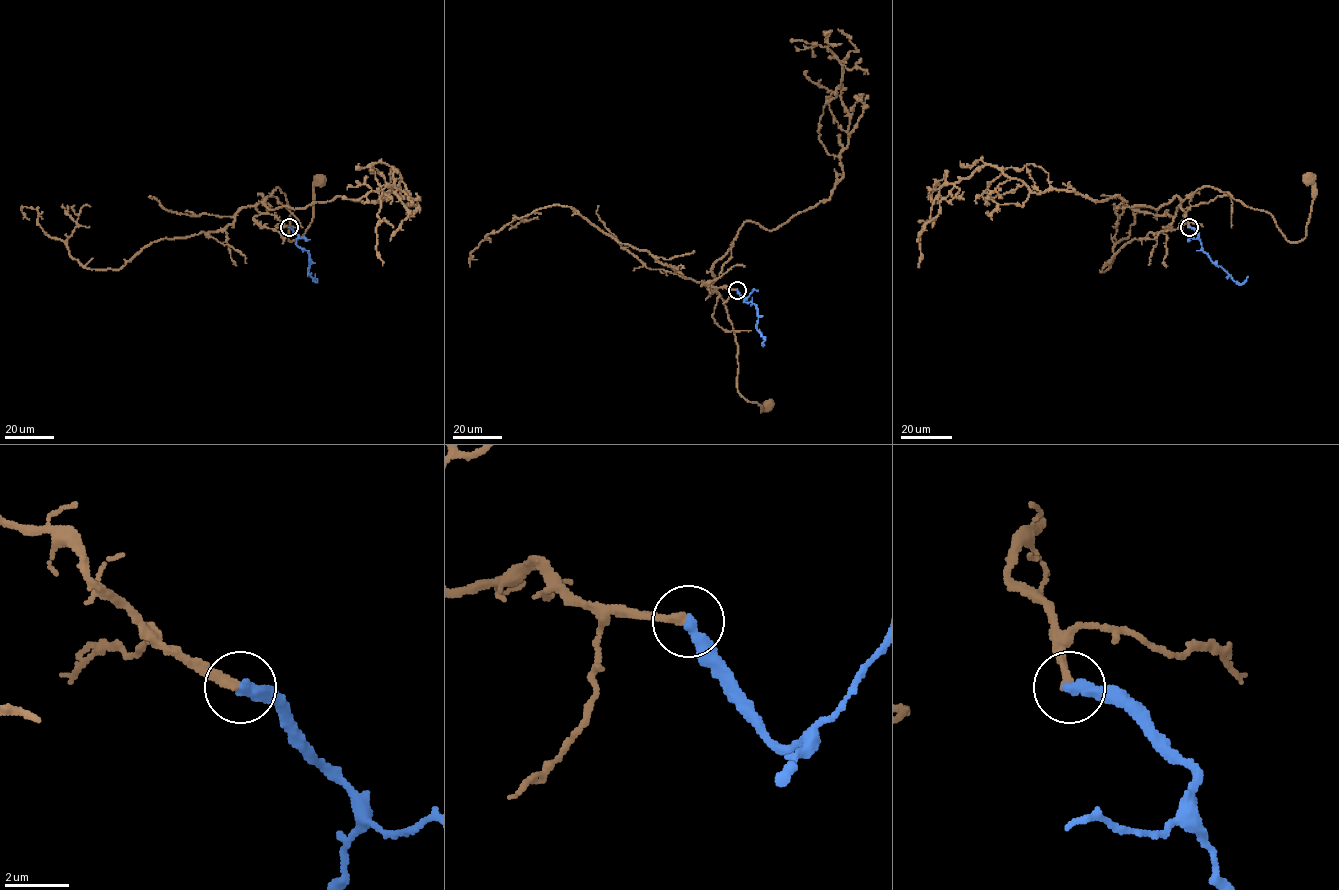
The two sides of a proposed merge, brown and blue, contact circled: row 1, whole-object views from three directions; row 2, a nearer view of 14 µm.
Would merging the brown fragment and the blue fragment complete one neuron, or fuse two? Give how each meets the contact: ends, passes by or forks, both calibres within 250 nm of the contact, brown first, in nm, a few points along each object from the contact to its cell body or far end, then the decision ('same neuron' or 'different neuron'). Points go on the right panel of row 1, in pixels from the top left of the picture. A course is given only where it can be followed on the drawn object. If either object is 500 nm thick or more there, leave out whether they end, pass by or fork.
brown ends; blue ends; calibres 280 and 360 nm; course brown (1188, 226), (1180, 204), (1211, 186), (1269, 212), (1288, 240), (1298, 242), (1313, 200), (1308, 180); course blue (1188, 227), (1199, 234), (1203, 251), (1238, 284), (1242, 285), (1247, 276); same neuron

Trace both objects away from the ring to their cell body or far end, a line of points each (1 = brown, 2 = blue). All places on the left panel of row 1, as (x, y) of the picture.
1: (289, 226), (260, 213), (256, 205), (276, 188), (284, 193), (292, 241), (313, 218), (313, 186), (321, 181)
2: (289, 227), (296, 234), (296, 245), (308, 252), (308, 272), (316, 282), (315, 274)

